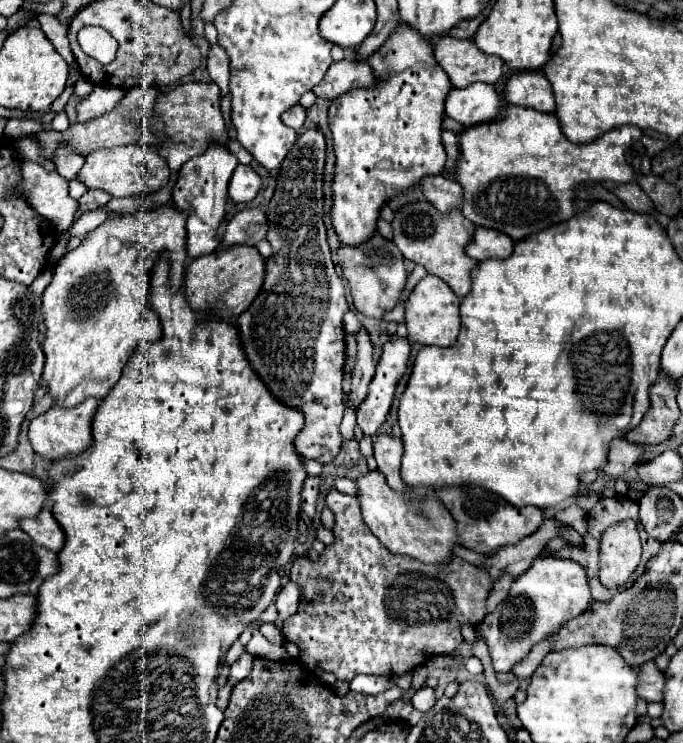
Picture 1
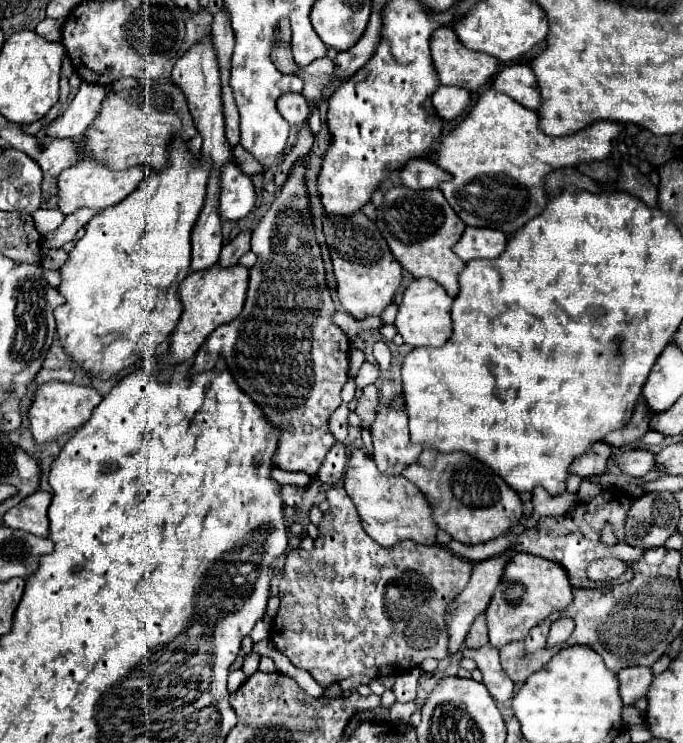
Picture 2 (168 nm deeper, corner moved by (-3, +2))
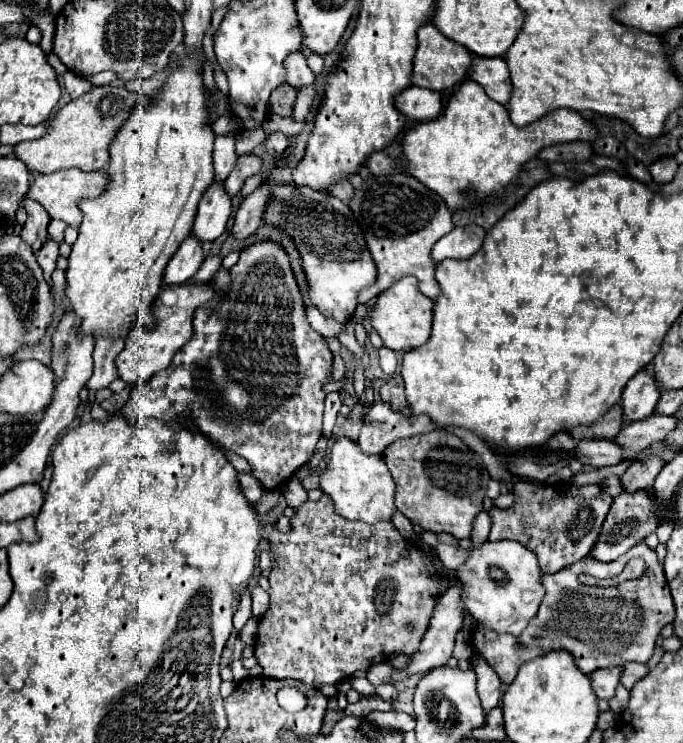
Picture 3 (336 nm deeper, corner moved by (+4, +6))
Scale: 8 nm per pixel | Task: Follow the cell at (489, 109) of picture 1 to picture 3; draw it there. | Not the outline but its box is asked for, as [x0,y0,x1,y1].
[396,86,444,122]

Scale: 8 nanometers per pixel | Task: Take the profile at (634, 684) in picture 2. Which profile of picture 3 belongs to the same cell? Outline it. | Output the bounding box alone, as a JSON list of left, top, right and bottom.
[590,666,622,700]

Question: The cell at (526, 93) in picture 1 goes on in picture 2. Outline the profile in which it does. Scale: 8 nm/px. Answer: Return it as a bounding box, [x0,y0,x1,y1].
[493,64,541,110]

